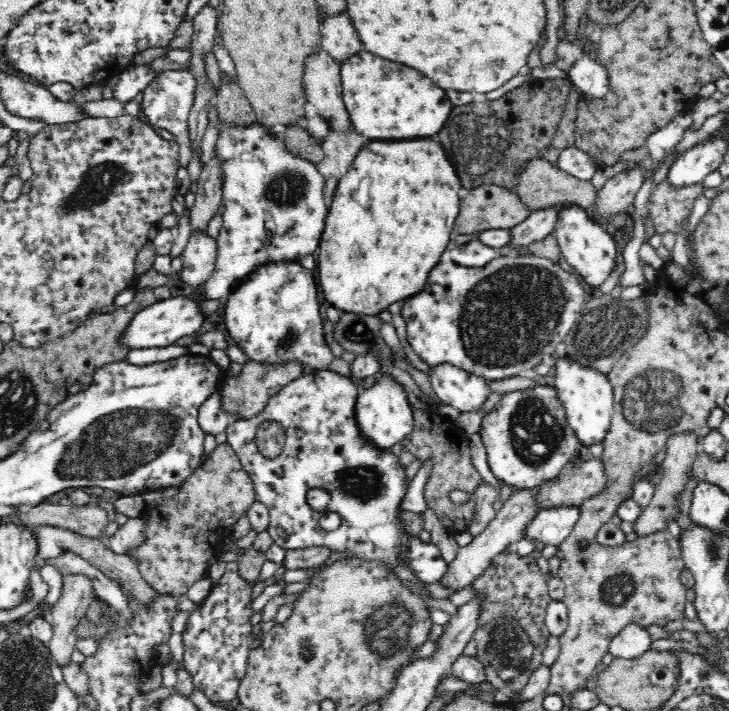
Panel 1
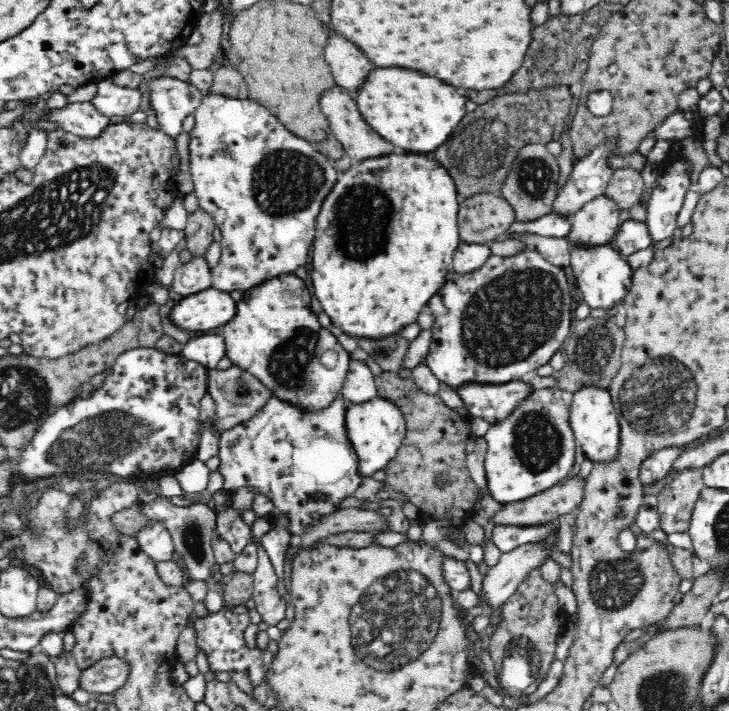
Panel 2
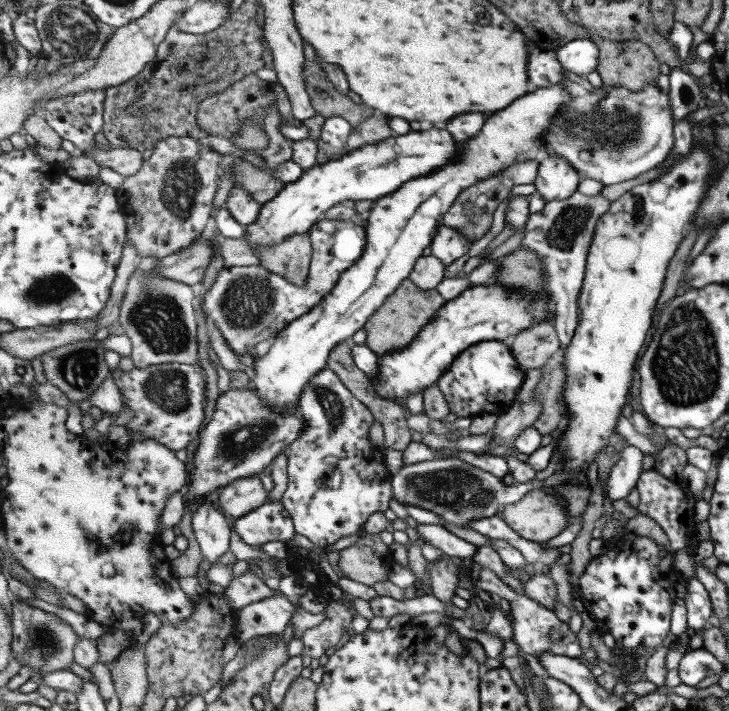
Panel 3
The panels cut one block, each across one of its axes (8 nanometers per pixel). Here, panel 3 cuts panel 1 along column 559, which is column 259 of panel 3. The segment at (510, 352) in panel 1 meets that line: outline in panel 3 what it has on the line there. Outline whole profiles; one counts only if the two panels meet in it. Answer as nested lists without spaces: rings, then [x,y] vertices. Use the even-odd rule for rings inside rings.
[[[321,219],[311,229],[313,256],[305,285],[293,283],[262,264],[222,268],[203,299],[206,318],[214,322],[230,350],[248,359],[261,342],[275,339],[335,289],[341,275],[362,258],[368,243],[366,237],[366,227],[349,219]]]

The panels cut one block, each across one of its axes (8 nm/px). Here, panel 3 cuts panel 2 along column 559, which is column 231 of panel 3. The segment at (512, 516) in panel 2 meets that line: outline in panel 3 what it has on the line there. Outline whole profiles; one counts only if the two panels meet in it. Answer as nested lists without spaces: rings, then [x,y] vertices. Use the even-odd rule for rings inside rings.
[[[261,475],[239,478],[224,487],[219,495],[218,504],[225,514],[233,519],[241,518],[267,504],[269,492],[263,488]]]

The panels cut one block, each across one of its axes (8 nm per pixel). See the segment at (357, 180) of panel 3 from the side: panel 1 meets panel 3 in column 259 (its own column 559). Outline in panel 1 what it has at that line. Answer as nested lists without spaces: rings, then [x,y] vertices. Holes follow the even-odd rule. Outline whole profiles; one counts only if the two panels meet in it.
[[[570,205],[568,208],[562,209],[557,220],[552,235],[557,239],[561,256],[564,256],[564,260],[584,278],[586,284],[589,284],[591,288],[604,284],[608,280],[608,276],[616,270],[614,238],[607,234],[594,219],[590,218],[590,214],[586,213],[586,210],[580,205]]]

